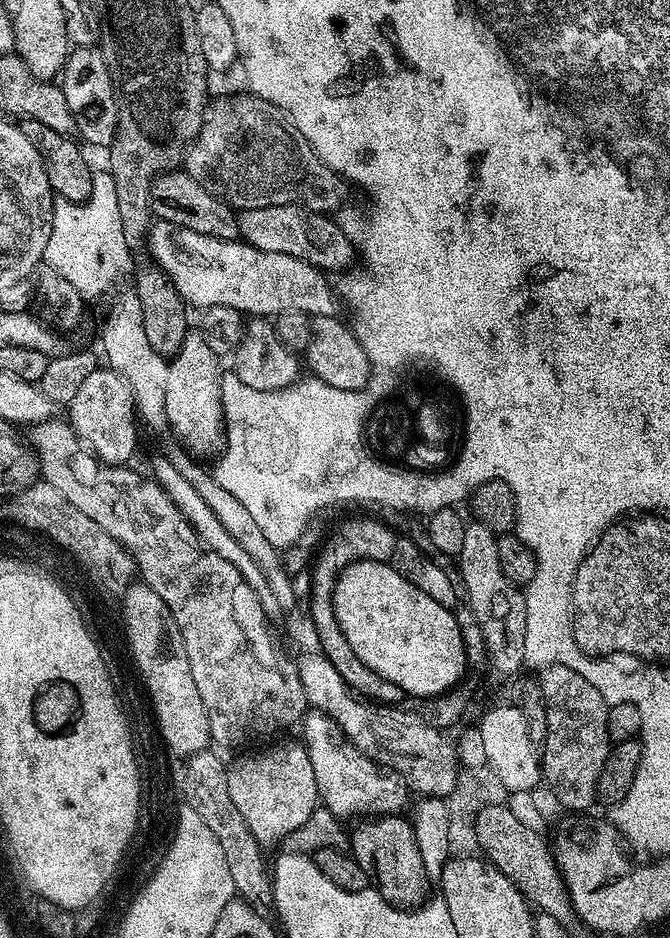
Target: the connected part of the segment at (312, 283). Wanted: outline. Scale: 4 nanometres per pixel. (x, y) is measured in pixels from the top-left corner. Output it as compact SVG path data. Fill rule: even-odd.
M157 219L151 225L146 237L146 248L152 251L152 256L156 259L153 260L155 267L162 269L172 279L172 284L178 290L185 305L193 309L196 307L200 308L199 310L207 310L214 306L230 306L252 318L275 318L286 310L306 312L312 318L341 315L342 301L336 295L336 289L330 283L329 277L322 274L319 268L315 268L304 260L290 258L290 254L270 254L239 242L237 239L219 240L162 219Z

